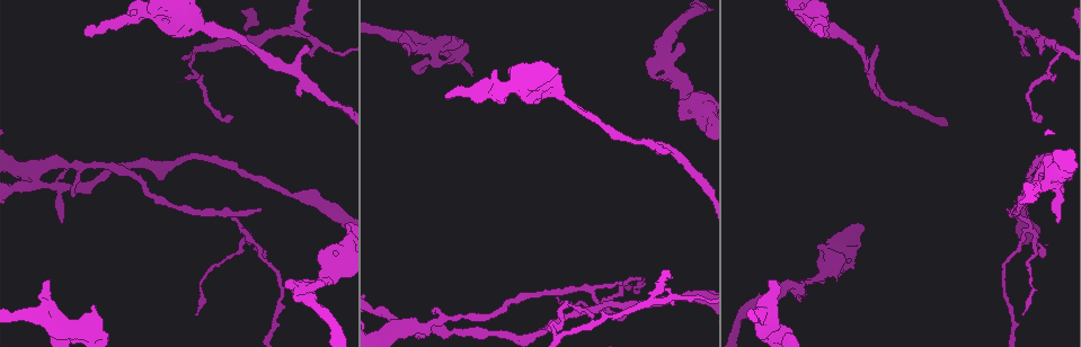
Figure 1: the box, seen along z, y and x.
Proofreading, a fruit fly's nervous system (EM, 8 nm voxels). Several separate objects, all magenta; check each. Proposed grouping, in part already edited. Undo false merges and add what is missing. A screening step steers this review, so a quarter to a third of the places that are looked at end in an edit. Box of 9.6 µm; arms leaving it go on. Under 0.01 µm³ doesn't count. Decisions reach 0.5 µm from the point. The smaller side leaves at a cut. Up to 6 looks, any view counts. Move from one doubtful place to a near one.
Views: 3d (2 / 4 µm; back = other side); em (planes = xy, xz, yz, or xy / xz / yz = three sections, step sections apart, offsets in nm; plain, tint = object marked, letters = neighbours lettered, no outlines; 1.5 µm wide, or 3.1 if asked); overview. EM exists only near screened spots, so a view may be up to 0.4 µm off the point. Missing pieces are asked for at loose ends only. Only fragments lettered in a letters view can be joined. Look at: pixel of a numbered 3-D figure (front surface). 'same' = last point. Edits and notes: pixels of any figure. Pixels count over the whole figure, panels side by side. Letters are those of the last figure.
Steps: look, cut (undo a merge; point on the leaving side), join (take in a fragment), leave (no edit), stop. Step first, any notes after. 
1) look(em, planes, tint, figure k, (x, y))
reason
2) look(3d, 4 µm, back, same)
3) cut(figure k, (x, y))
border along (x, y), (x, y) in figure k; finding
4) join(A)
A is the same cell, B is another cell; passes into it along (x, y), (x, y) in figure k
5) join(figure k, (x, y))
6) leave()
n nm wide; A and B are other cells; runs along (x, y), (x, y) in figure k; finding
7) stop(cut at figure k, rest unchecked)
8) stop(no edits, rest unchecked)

look(em, planes, letters, figure 1, (620, 282))

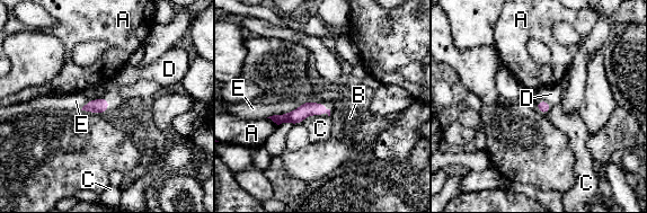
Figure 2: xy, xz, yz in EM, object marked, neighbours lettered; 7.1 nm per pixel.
leave()
E touches over 300 nm; A, B, C, D and E are other cells; none of them fits

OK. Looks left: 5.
look(em, planes, letters, figure 1, (435, 321))
calibre changes

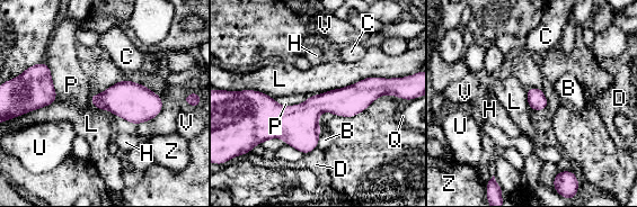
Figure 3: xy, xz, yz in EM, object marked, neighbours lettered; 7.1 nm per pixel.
leave()
L touches over 750 nm; B, C, D, H, L, P, Q, U, V and Z are other cells; one neuron here

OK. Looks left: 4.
look(em, planes, tint, figure 1, (430, 43))

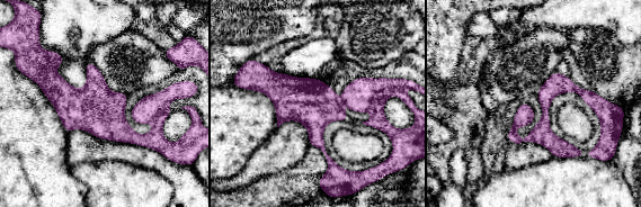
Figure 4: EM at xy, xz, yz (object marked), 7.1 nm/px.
look(em, planes, letters, same)

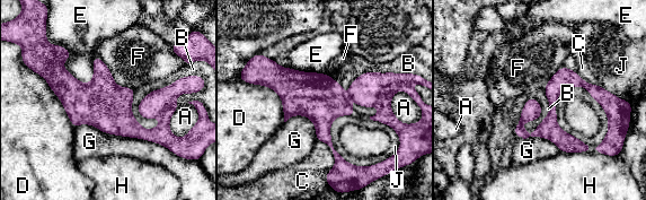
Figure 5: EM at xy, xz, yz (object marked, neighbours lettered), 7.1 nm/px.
leave()
A, B, C, D, E, F, G, H and J are other cells; border along (97, 54), (118, 86), (135, 88) in figure 5; continuous, no second neuron

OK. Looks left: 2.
stop(no edits, rest unchecked)

